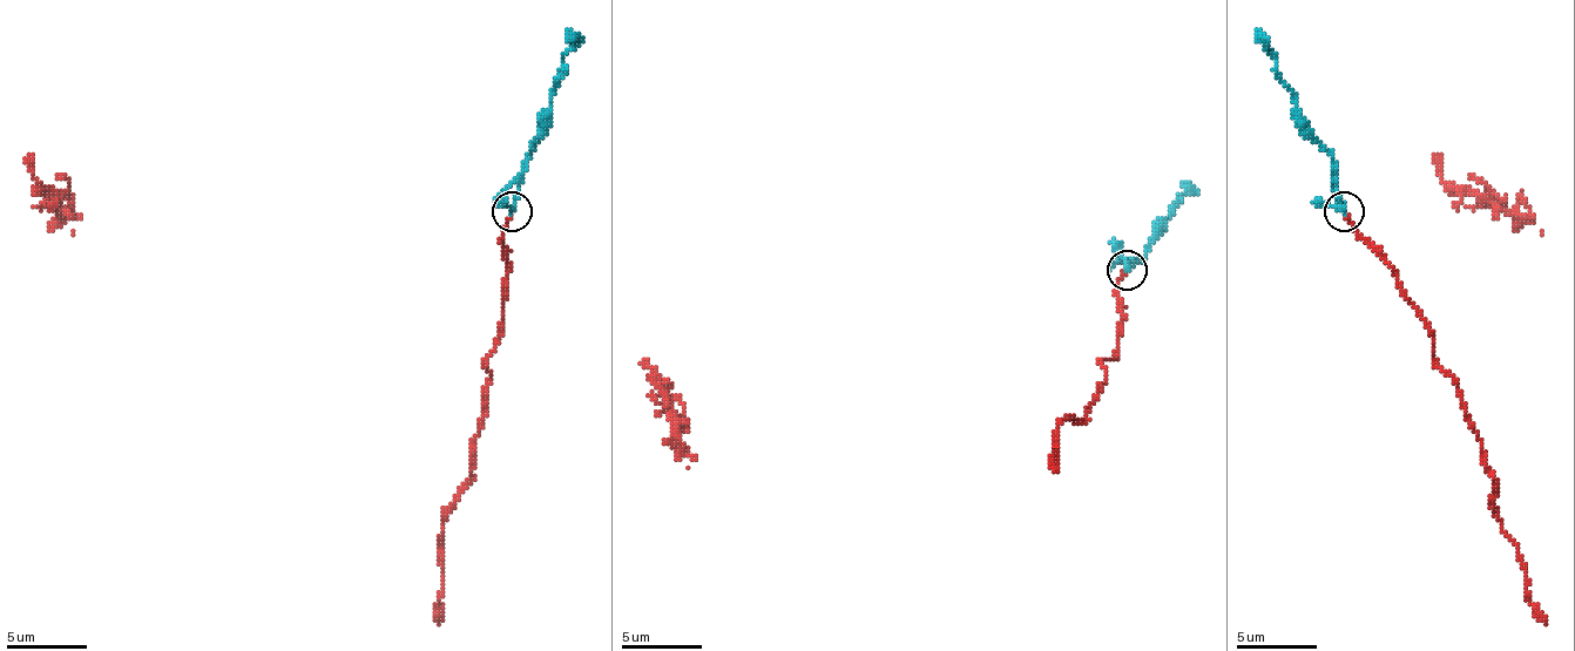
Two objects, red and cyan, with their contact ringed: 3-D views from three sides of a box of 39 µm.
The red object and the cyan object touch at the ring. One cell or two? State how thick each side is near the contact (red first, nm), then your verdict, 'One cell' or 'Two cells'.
Thickness 160 nm (red) against 170 nm. Two cells

